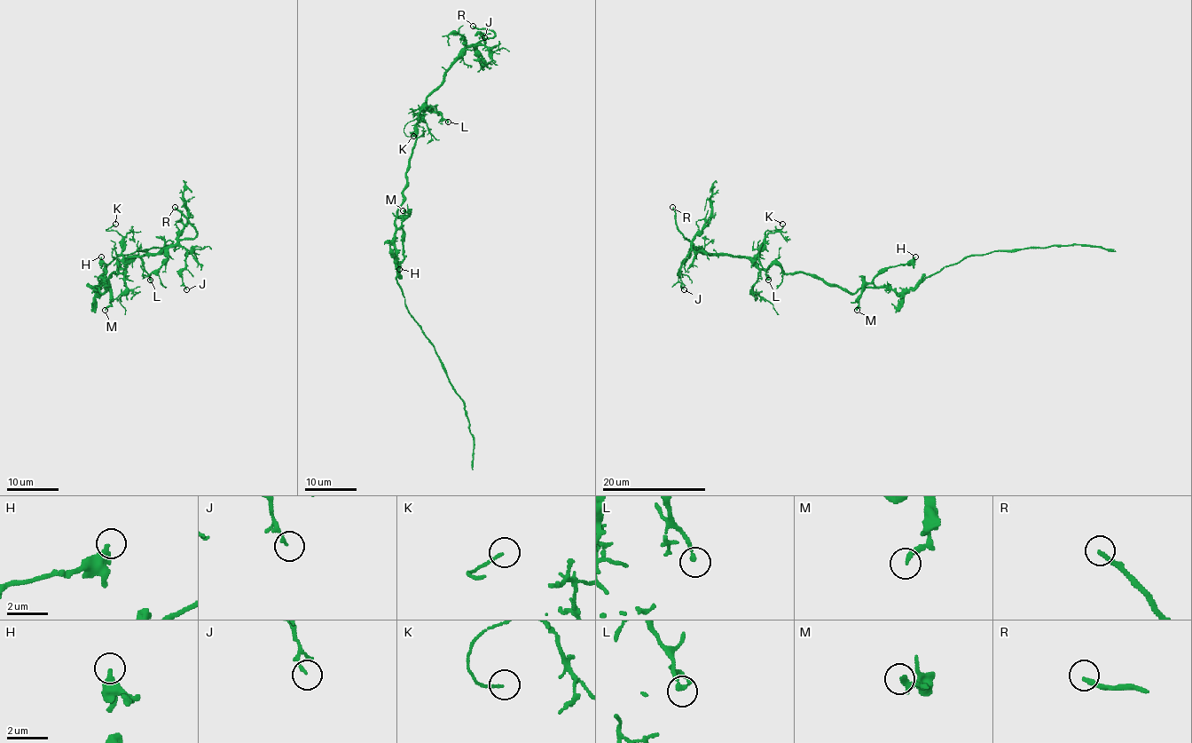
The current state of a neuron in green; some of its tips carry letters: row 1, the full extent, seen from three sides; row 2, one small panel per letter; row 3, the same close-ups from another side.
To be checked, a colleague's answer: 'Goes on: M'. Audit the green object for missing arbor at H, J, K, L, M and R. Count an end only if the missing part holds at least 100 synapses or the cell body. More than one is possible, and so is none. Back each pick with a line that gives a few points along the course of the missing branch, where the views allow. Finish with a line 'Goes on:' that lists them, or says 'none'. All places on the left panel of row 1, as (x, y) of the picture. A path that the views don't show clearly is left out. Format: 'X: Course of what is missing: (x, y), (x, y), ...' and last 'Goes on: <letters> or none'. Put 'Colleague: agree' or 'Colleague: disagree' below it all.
Goes on: R
Colleague: disagree

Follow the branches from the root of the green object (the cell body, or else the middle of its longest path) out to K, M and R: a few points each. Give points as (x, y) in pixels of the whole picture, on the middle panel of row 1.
K: (396, 216), (403, 200), (406, 169), (422, 110), (419, 118), (411, 121), (404, 127), (405, 135), (413, 136)
M: (396, 216), (395, 225), (399, 227), (408, 216), (403, 210)
R: (396, 216), (427, 97), (466, 48), (495, 35), (473, 26)

